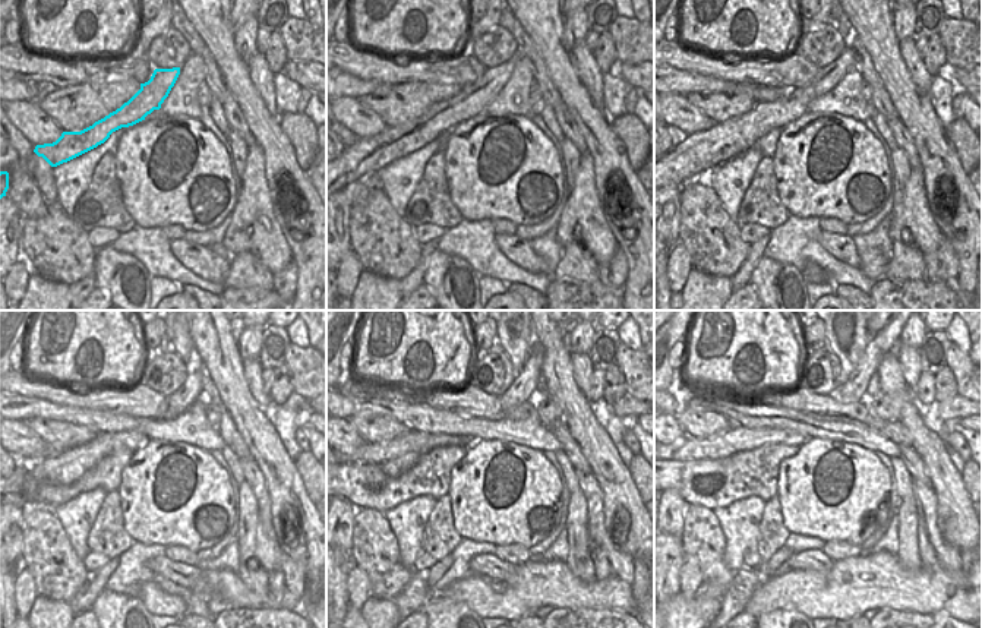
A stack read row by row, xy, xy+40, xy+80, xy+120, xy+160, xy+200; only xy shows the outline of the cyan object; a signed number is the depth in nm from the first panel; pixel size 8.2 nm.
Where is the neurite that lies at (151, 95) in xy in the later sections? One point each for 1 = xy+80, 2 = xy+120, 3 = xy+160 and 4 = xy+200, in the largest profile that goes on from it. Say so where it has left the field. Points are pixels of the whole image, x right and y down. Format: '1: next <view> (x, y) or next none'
1: next xy+80 (694, 155)
2: next xy+120 (65, 469)
3: next xy+160 (526, 382)
4: next xy+200 (880, 344)

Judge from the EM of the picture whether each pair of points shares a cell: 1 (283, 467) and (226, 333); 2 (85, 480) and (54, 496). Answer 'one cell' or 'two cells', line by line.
1: one cell
2: one cell

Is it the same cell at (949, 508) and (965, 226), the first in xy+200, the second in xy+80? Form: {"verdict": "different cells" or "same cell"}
{"verdict": "same cell"}

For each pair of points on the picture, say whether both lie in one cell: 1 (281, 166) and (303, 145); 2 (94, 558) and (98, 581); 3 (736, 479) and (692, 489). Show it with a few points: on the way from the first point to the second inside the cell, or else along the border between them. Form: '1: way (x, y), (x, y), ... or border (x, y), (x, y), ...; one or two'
1: border (278, 122), (294, 151), (296, 161), (305, 170); two
2: border (110, 559), (91, 576); two
3: way (726, 483), (713, 496), (703, 495); one

